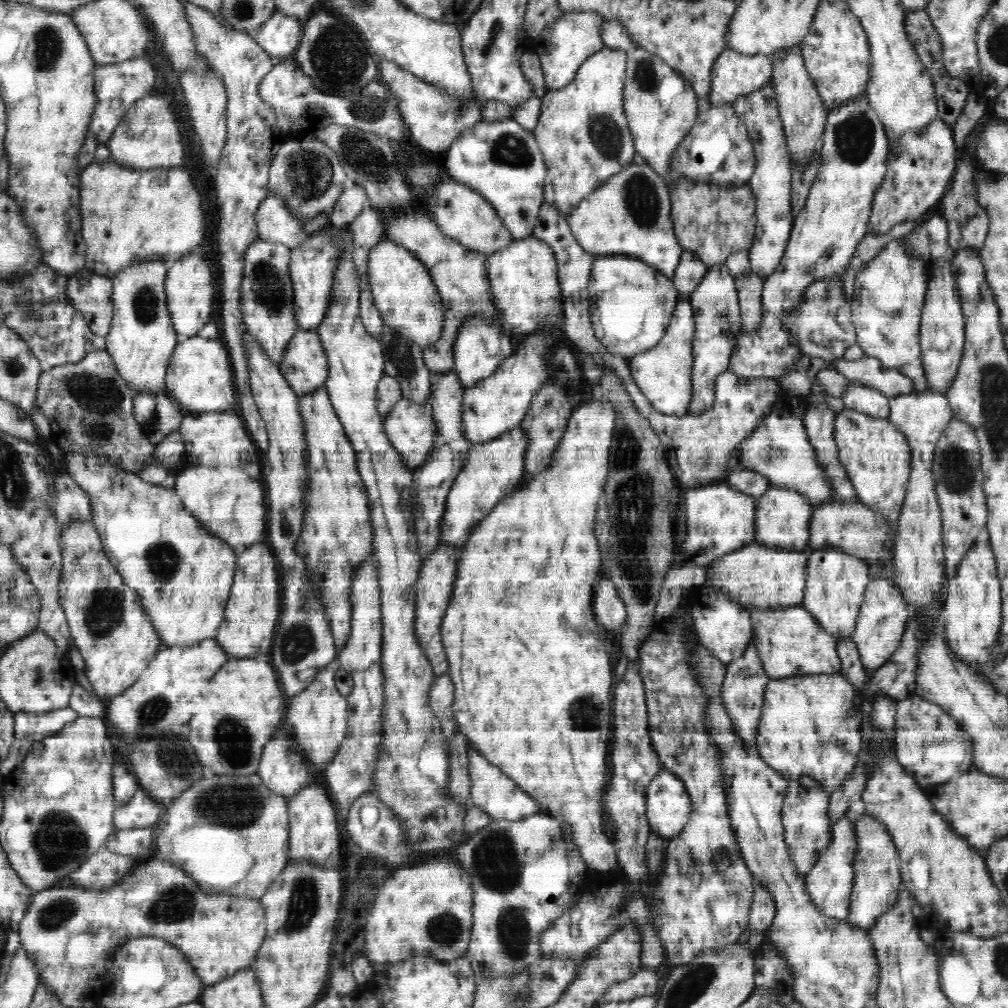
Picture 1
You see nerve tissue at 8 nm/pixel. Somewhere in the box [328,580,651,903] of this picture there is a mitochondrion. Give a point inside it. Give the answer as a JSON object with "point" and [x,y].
{"point":[499,868]}

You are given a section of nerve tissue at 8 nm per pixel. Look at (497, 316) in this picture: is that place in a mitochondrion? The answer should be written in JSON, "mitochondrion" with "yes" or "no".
{"mitochondrion":"no"}

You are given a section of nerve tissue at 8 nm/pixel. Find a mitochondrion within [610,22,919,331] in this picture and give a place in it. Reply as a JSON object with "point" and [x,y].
{"point":[854,137]}

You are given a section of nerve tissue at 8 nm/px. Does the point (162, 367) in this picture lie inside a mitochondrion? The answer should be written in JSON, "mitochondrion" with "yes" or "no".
{"mitochondrion":"no"}

